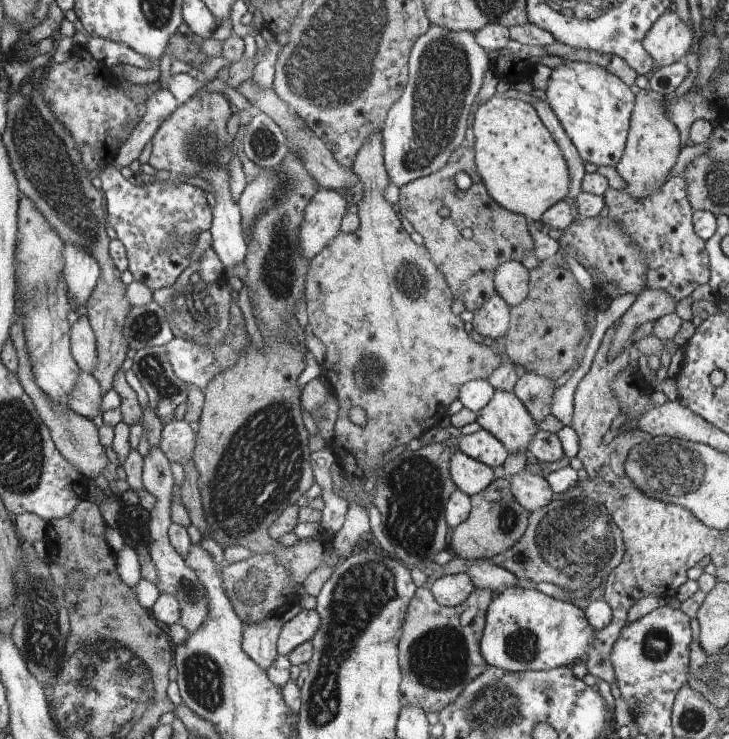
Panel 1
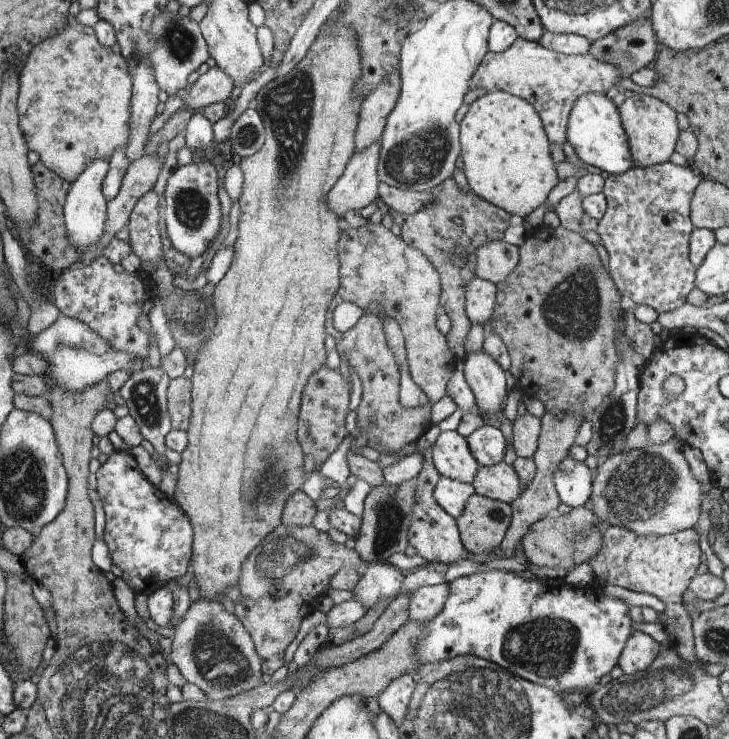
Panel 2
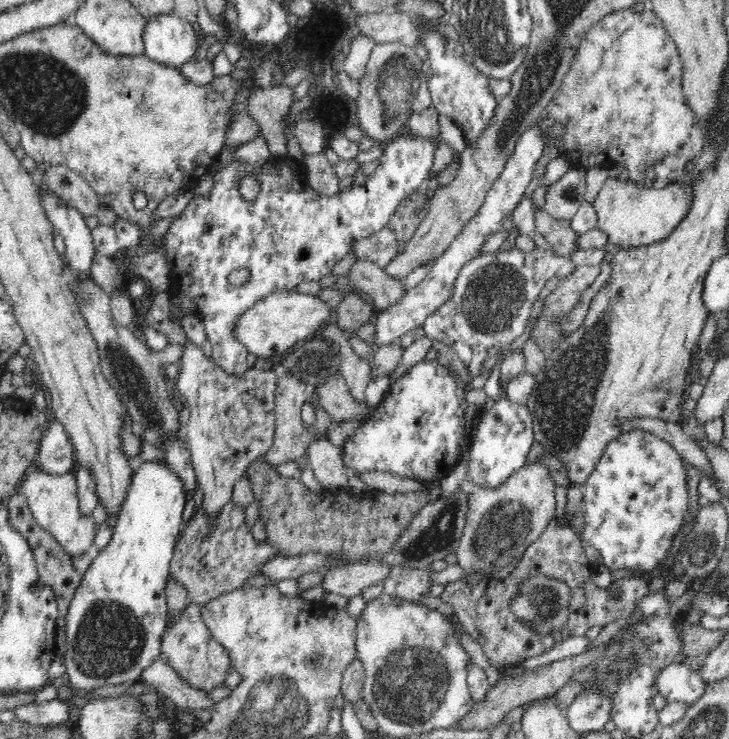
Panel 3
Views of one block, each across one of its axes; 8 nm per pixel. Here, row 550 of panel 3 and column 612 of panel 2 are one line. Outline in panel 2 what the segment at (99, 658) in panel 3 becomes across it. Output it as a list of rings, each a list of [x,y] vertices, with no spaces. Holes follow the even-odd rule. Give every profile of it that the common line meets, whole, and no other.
[[[589,92],[579,96],[572,105],[565,136],[586,166],[597,166],[600,170],[615,175],[626,172],[633,166],[619,108],[614,105],[610,94]]]

